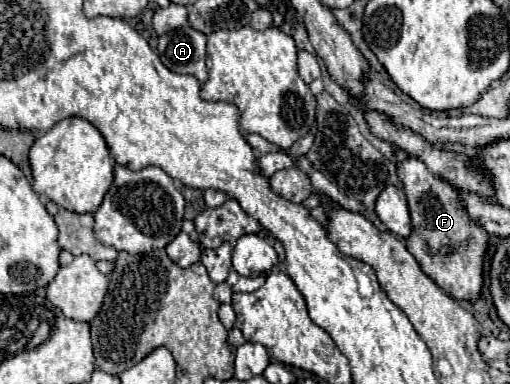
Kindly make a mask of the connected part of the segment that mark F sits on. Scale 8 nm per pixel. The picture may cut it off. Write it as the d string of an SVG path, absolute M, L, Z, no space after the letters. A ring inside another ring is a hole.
M407 158L397 166L411 214L411 236L405 246L419 262L421 270L451 298L473 302L483 288L483 262L489 248L487 230L473 222L461 202L459 190L433 176L417 158Z

